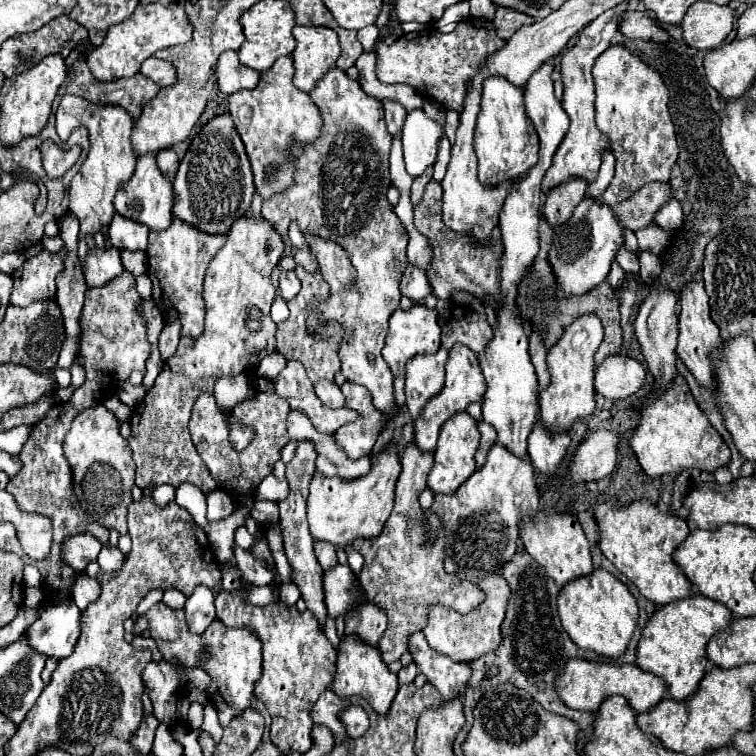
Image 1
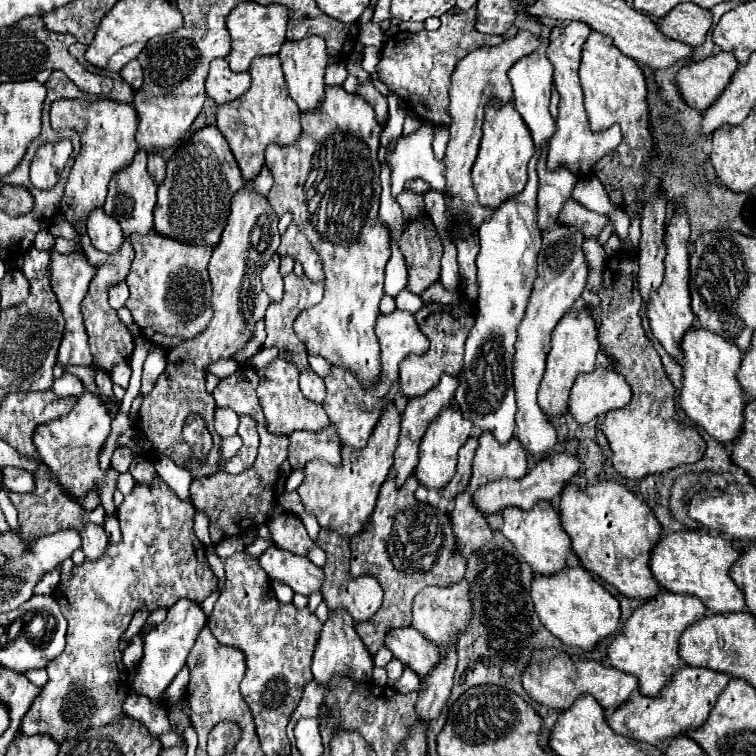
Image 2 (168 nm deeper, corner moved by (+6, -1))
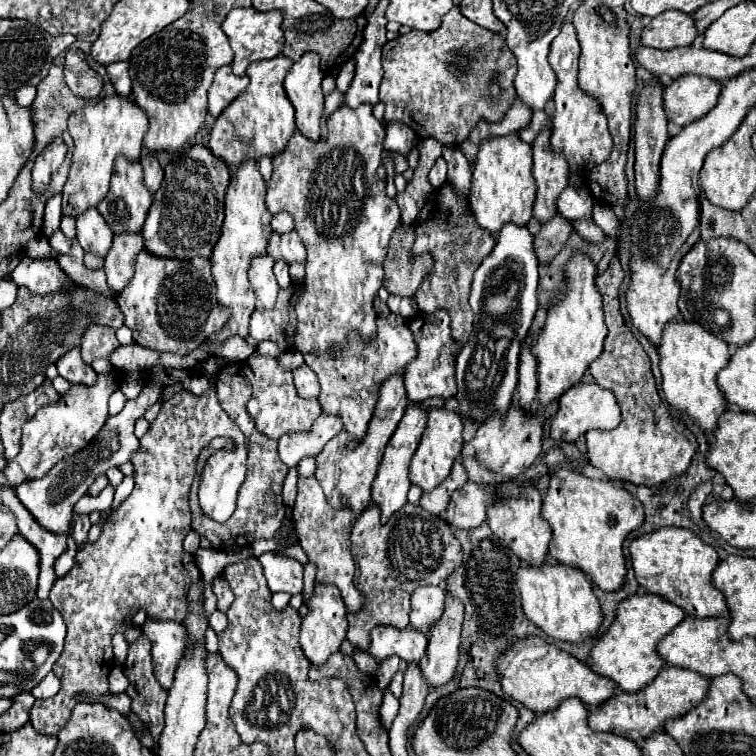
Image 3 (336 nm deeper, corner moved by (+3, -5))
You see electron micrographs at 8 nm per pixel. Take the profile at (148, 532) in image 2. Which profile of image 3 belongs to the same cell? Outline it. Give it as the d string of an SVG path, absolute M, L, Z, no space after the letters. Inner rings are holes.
M205 374L209 380L209 390L203 396L195 396L191 392L179 392L173 398L165 400L161 406L159 416L155 422L149 426L147 434L139 440L141 448L131 456L131 464L135 468L135 488L129 494L127 500L119 504L115 512L107 518L105 526L101 528L101 536L97 542L85 546L77 554L77 566L69 570L69 574L61 580L57 580L51 588L49 600L51 604L61 612L65 624L67 624L67 638L65 638L65 650L61 658L53 666L53 674L63 682L63 688L59 694L47 700L37 700L33 704L33 728L39 734L57 734L65 724L67 718L71 716L73 706L77 704L75 694L77 692L89 692L93 696L107 694L107 676L113 666L113 650L111 650L111 638L117 632L125 632L127 628L133 626L133 616L137 614L139 608L143 608L151 618L159 620L175 620L181 622L187 614L187 600L185 600L185 588L195 582L199 576L199 570L195 566L195 558L183 550L183 538L191 532L191 512L189 512L189 488L195 478L195 460L201 452L203 446L207 446L213 438L223 436L235 442L233 450L219 450L211 454L205 460L205 468L201 472L201 482L199 482L199 506L205 512L205 516L213 518L215 522L225 522L231 518L235 512L235 502L237 502L237 492L239 486L245 480L245 470L247 470L247 450L245 447L245 437L239 432L239 426L227 414L223 414L223 408L217 402L215 394L215 376Z

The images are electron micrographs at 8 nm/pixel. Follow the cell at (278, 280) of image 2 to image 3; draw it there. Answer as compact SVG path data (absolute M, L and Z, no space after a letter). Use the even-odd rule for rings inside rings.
M261 256L261 258L253 258L251 266L247 270L249 282L257 296L257 308L275 306L279 286L277 286L275 274L273 274L273 264L275 264L275 260L271 256Z

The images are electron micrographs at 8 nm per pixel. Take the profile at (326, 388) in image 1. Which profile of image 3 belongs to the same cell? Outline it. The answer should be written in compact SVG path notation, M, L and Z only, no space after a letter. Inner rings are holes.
M299 366L293 370L293 382L301 398L317 398L319 396L319 382L315 372L309 366Z

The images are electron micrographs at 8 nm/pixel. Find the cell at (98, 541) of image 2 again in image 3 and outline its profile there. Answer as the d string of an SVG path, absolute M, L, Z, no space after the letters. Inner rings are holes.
M75 514L73 516L73 528L71 528L71 538L81 544L87 540L87 530L89 530L91 522L89 522L89 516L87 514Z

